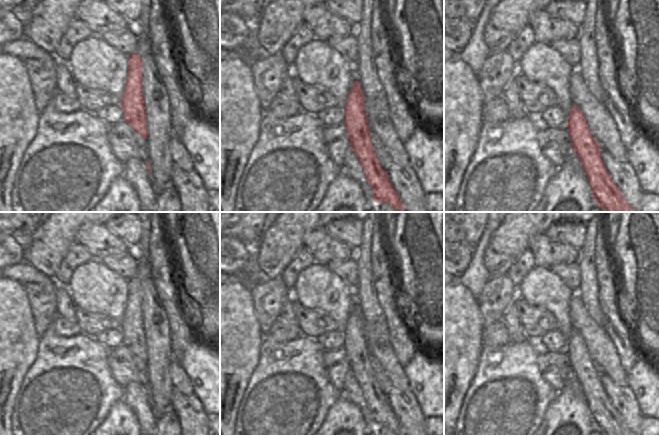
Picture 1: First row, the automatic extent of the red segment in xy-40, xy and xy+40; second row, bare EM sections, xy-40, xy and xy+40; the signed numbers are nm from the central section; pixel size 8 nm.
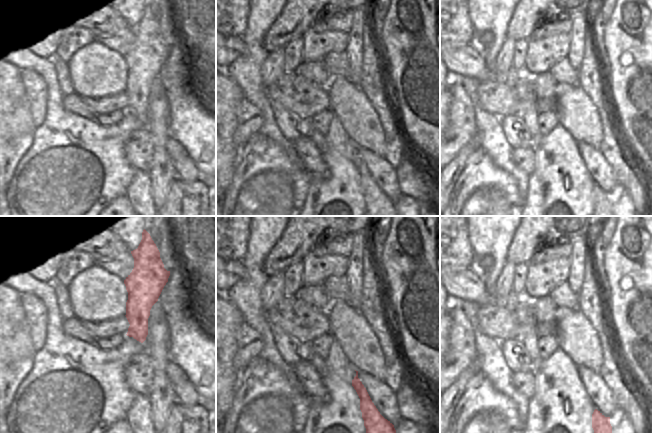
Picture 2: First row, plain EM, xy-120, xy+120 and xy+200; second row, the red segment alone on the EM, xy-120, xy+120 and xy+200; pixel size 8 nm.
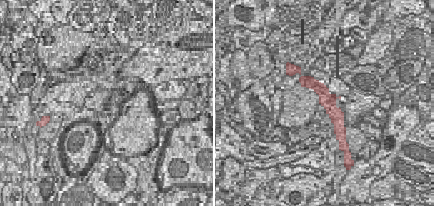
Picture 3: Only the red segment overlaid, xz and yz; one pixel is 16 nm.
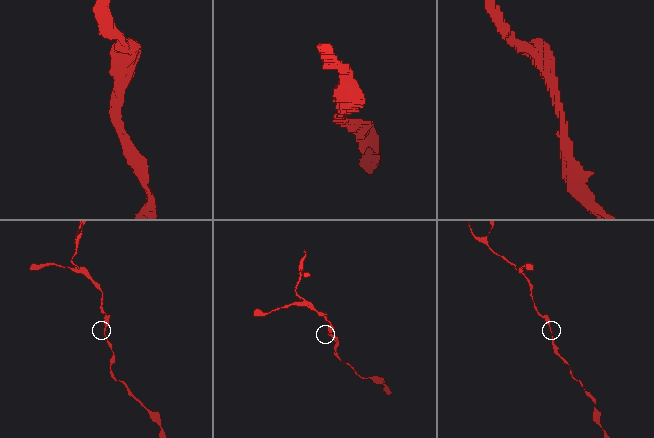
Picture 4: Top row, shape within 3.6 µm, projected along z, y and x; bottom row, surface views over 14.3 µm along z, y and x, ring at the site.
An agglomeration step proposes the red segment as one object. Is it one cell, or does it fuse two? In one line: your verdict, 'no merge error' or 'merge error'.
no merge error

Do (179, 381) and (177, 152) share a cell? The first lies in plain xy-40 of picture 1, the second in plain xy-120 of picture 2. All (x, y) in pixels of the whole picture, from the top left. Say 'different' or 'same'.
different

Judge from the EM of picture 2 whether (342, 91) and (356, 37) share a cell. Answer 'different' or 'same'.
different

